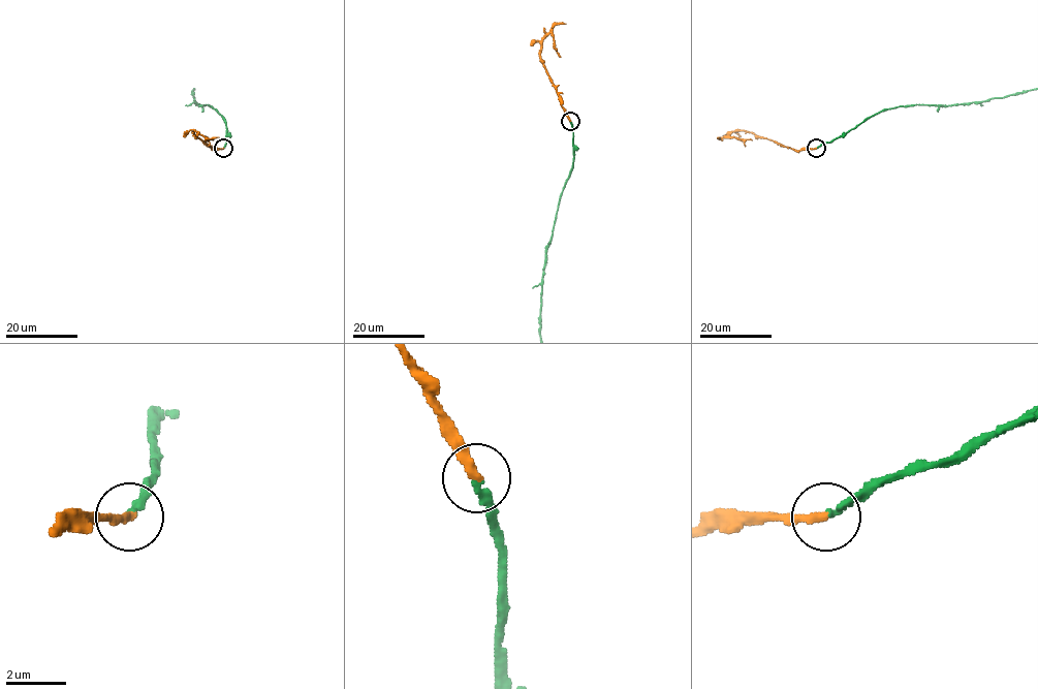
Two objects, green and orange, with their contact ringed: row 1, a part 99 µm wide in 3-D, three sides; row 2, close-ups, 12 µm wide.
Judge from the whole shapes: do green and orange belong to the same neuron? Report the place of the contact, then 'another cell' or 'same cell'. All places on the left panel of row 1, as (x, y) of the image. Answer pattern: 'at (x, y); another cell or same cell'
at (223, 148); same cell

